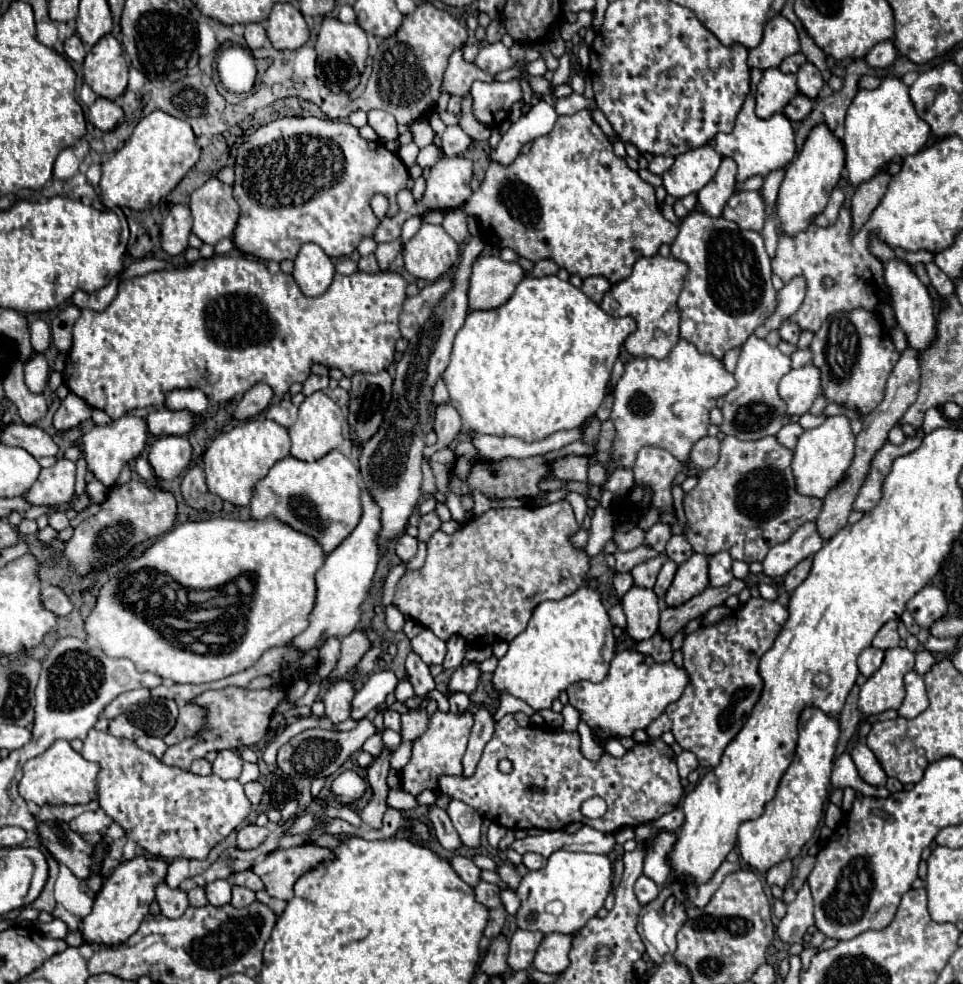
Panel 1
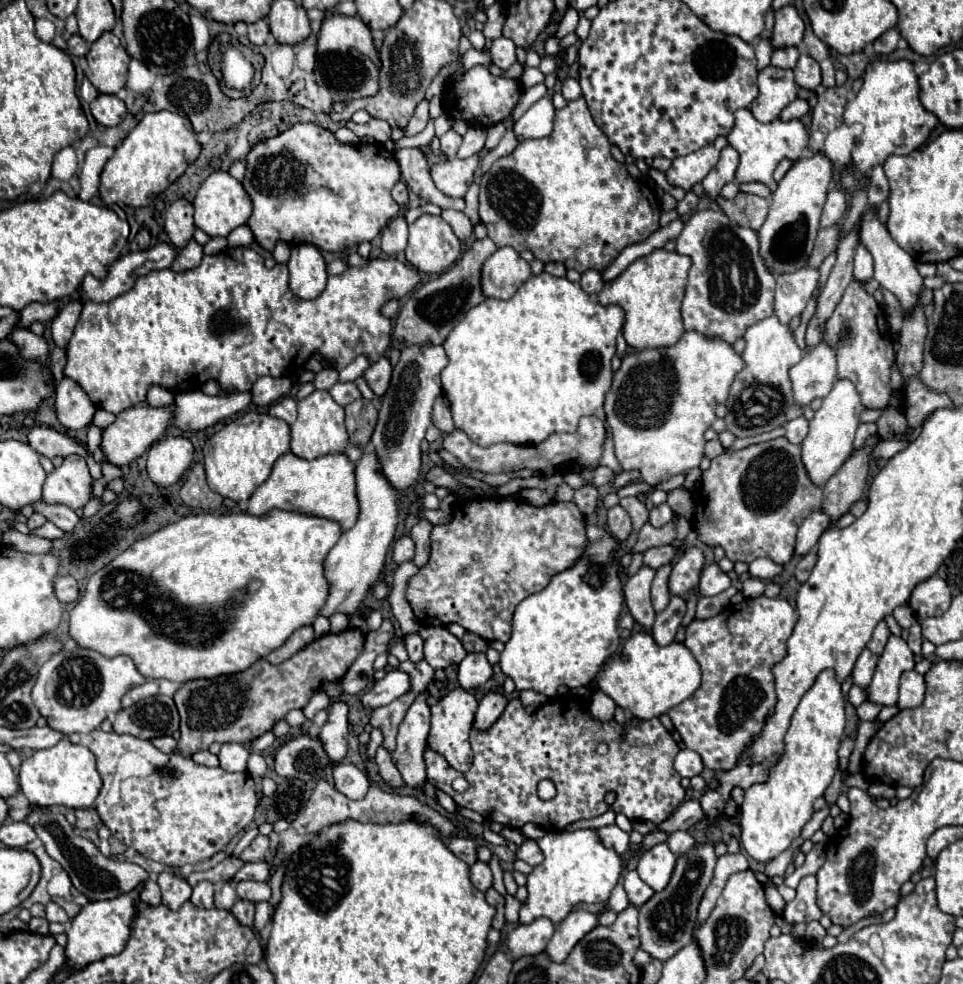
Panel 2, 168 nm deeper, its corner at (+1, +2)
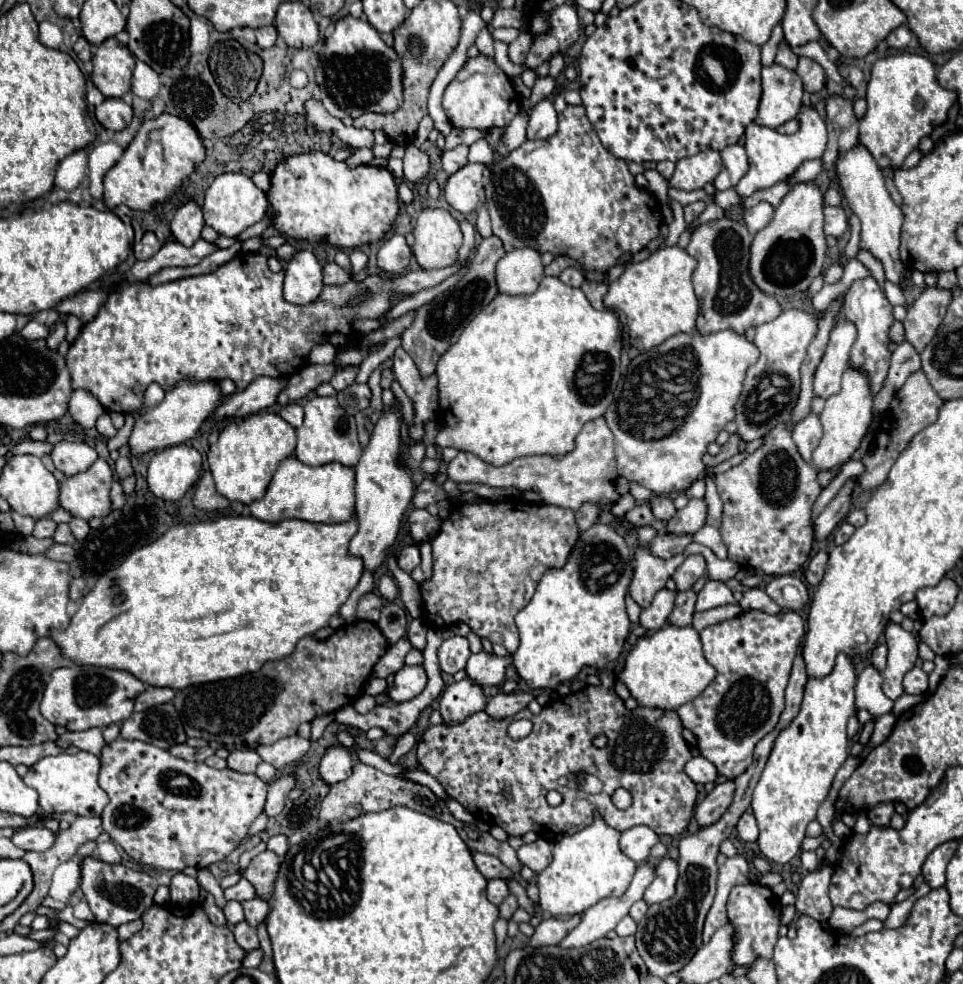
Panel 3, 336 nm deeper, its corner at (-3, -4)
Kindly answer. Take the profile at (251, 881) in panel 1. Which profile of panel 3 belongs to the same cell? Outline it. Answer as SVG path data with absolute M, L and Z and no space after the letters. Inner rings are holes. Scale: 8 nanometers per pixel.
M253 898L253 900L247 900L243 902L243 910L245 910L245 922L251 926L251 928L257 928L269 914L269 904L261 898Z

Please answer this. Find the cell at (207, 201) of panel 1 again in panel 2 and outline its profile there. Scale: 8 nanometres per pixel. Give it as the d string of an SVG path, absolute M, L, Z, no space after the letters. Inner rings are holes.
M213 172L197 190L195 200L195 226L209 236L227 236L233 228L247 224L251 216L251 200L243 190L241 182L229 172Z

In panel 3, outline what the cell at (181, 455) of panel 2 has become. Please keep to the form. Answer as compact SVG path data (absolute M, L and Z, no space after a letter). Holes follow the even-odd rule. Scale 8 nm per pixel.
M189 443L159 450L149 462L149 490L161 500L181 500L197 482L202 456Z

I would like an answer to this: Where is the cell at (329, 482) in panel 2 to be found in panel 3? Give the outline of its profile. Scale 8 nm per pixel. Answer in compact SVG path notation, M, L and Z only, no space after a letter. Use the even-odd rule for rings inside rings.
M297 456L285 458L275 470L267 494L249 504L255 518L265 522L279 522L287 518L307 520L307 522L347 522L355 510L355 472L339 462L323 466L307 466Z

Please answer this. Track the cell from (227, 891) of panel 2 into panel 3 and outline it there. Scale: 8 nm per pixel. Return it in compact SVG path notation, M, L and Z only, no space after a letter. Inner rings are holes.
M227 902L223 912L227 916L227 924L229 926L235 926L235 924L239 924L243 920L243 908L241 908L239 902Z

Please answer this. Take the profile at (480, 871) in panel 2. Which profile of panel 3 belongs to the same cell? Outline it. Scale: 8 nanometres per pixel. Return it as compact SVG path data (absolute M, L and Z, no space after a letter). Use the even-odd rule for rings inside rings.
M489 880L487 884L487 898L499 906L509 896L509 886L505 880Z

